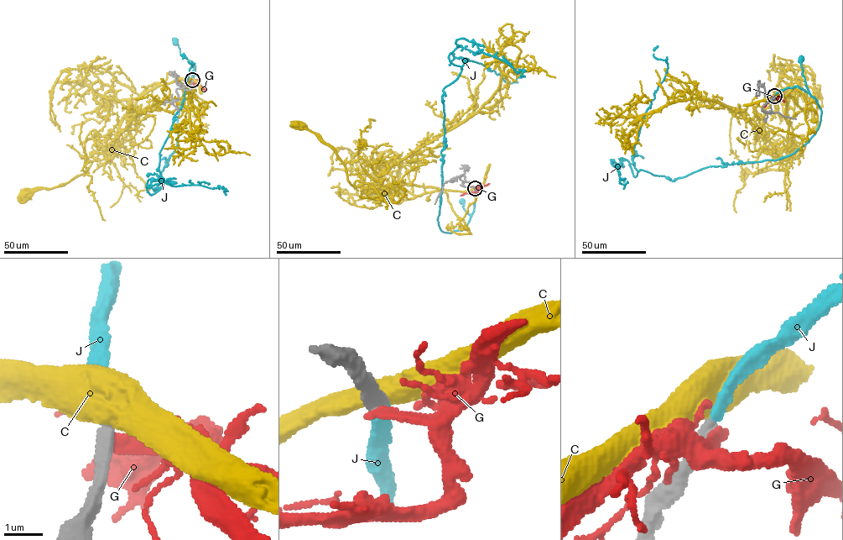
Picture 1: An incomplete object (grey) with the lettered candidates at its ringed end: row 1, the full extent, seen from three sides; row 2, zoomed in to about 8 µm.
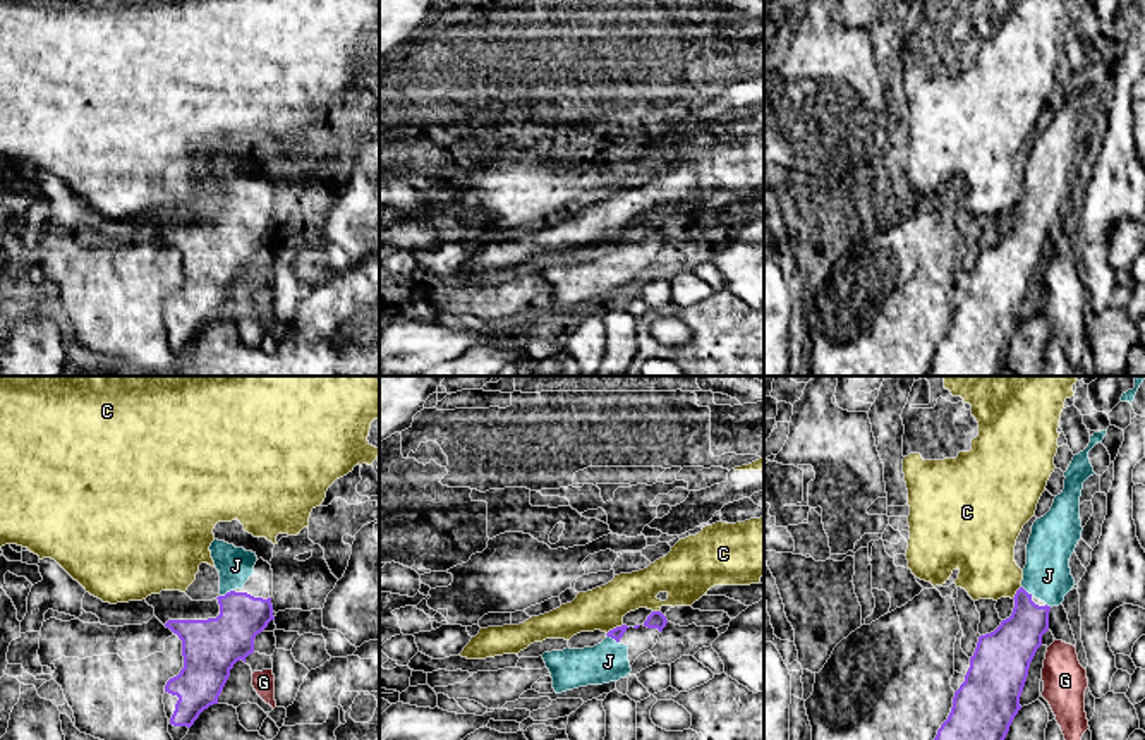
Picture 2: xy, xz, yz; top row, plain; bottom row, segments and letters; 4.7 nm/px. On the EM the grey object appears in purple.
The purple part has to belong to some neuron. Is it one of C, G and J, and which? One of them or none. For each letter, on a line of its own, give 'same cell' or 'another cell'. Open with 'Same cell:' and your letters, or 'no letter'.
Same cell: J
C: another cell
G: another cell
J: same cell

